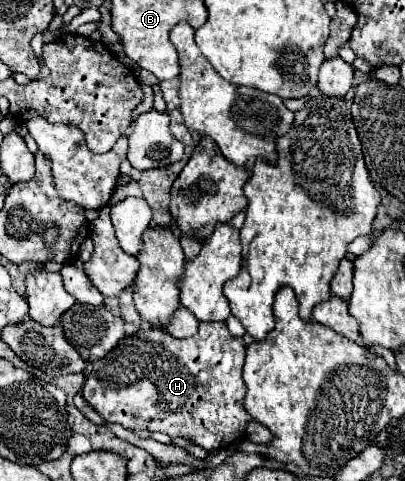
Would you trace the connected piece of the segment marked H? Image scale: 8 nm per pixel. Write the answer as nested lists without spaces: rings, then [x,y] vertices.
[[[223,321],[201,323],[197,335],[175,339],[165,331],[147,329],[125,337],[113,351],[93,363],[85,379],[83,397],[109,423],[119,423],[127,429],[163,431],[171,437],[187,437],[207,451],[227,447],[245,435],[245,425],[251,421],[243,407],[245,383],[243,366],[245,345],[241,337],[233,337]]]

